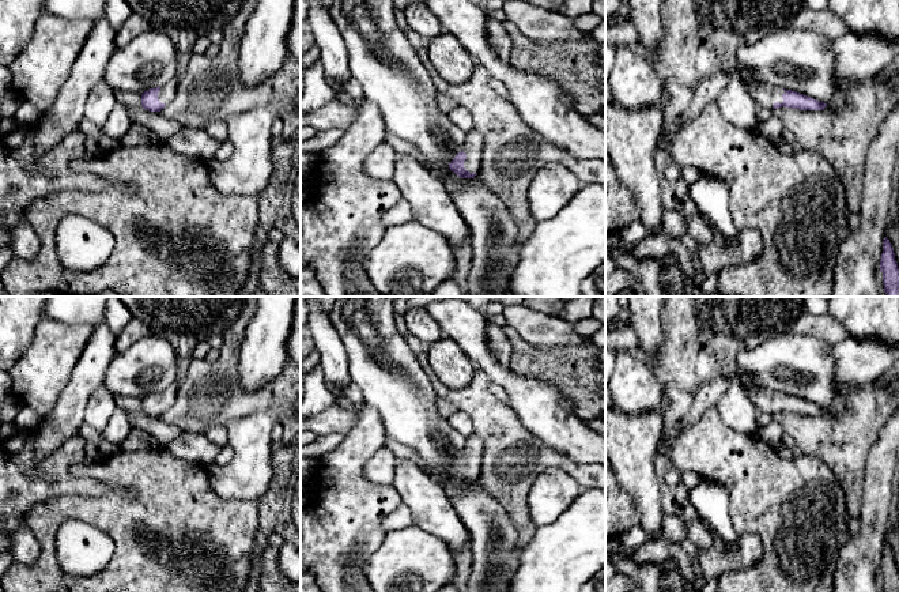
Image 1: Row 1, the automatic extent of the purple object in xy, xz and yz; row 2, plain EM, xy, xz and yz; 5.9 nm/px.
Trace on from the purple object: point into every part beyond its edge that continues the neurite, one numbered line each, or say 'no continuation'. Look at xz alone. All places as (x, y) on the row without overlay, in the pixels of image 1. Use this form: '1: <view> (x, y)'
1: xz (473, 447)

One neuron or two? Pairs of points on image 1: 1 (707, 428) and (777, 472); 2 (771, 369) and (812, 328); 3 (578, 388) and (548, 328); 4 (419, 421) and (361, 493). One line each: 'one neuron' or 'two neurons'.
1: one neuron
2: two neurons
3: two neurons
4: two neurons

